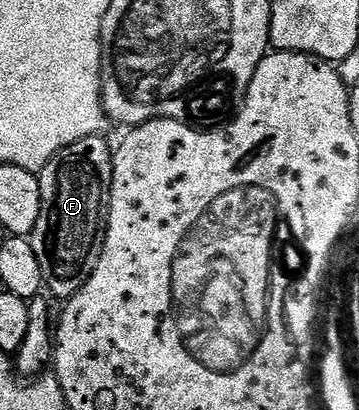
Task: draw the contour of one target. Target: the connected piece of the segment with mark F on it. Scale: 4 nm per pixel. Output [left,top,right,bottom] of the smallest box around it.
[29,136,114,299]

